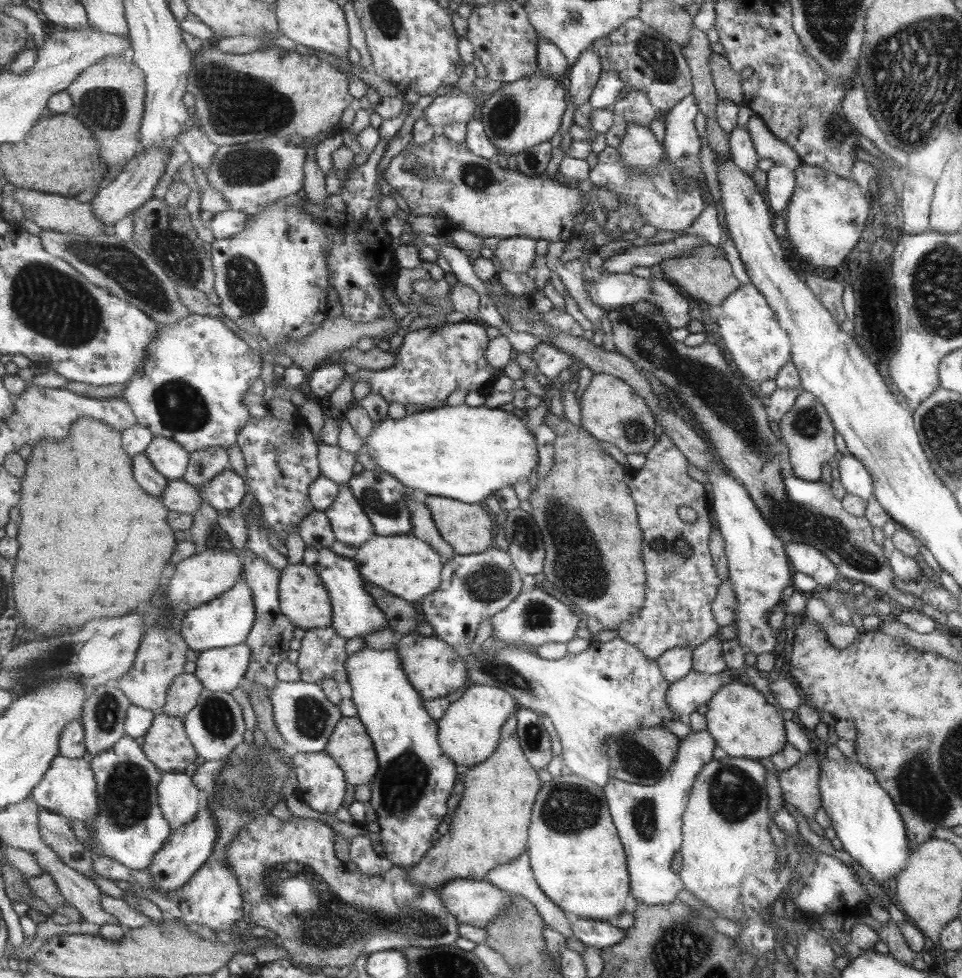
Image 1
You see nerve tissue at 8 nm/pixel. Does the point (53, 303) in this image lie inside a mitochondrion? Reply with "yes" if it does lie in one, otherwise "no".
yes

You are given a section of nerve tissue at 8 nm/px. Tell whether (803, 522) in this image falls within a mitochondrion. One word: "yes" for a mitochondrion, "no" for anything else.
yes

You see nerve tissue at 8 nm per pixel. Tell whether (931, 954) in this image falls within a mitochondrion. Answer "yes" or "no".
no

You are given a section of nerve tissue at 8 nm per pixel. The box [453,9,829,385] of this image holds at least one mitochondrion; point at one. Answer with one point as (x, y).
(657, 58)

